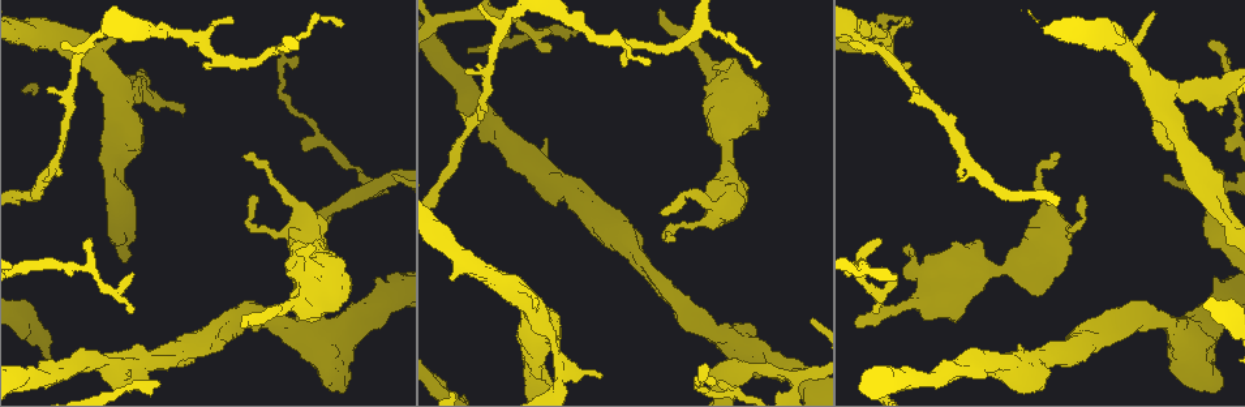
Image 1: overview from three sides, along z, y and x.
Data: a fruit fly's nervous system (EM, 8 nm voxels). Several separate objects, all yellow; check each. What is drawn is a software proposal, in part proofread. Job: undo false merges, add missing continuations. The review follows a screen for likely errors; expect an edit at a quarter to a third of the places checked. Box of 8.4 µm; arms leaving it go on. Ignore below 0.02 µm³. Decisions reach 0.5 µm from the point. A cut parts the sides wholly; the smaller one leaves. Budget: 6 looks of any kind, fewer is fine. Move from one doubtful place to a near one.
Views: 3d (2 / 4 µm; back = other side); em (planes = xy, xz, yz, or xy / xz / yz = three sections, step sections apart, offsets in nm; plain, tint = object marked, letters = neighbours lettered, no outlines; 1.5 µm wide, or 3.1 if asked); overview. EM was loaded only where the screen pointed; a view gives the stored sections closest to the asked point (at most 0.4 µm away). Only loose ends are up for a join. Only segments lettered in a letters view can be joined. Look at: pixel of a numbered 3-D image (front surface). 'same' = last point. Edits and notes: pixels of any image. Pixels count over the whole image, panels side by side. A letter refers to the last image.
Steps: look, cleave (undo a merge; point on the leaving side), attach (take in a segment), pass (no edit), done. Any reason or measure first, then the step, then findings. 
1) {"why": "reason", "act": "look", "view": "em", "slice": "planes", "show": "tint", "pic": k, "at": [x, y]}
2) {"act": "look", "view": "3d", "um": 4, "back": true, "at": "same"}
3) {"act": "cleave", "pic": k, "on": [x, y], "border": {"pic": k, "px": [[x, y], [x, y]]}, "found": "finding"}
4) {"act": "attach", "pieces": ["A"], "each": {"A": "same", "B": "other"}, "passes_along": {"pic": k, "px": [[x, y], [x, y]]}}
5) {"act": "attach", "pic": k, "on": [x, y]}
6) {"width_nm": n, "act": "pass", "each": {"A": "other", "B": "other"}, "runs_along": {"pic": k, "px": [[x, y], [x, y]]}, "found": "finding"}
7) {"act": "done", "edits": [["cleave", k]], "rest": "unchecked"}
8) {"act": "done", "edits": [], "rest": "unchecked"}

{"why": "free end", "act": "look", "view": "3d", "um": 4, "pic": 1, "at": [663, 213]}

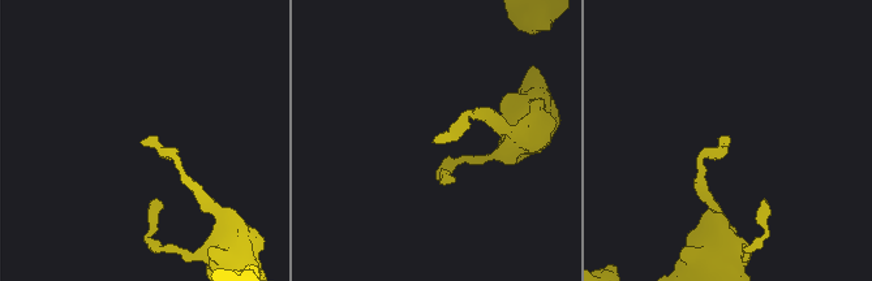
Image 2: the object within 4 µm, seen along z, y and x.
{"why": "now the EM", "act": "look", "view": "em", "slice": "planes", "show": "letters", "pic": 2, "at": [435, 143]}

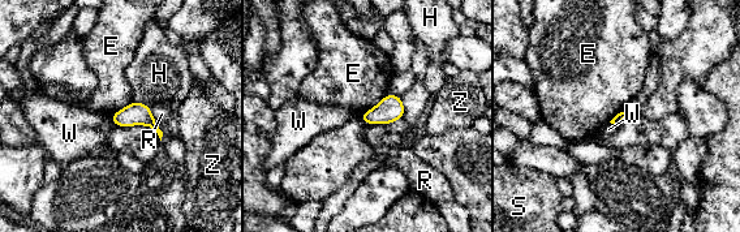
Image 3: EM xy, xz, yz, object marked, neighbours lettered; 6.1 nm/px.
{"act": "pass", "each": {"E": "other", "H": "other", "R": "other", "S": "other", "W": "other", "Z": "other"}, "found": "none of them fits"}

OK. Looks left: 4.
{"act": "look", "view": "3d", "um": 2, "back": true, "pic": 1, "at": [866, 33]}

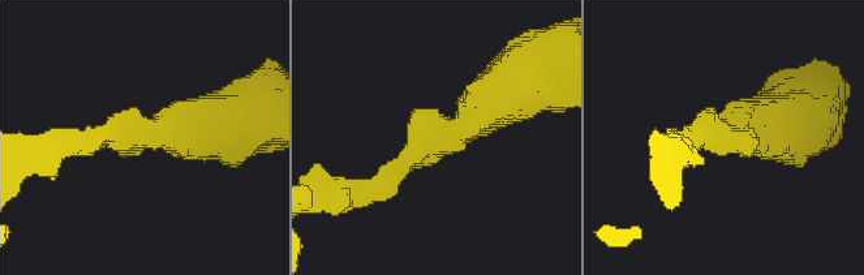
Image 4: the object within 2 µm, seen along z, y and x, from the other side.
{"arm_widths_nm": [220, 440], "why": "now the EM", "act": "look", "view": "em", "slice": "xz", "step": 8, "show": "tint", "pic": 4, "at": [722, 140]}

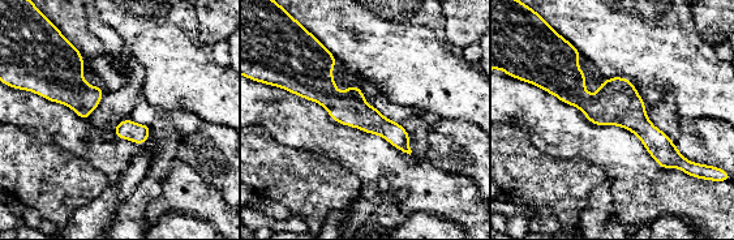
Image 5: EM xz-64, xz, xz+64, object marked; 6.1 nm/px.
{"act": "look", "view": "em", "slice": "xy", "step": 4, "show": "letters", "at": "same"}

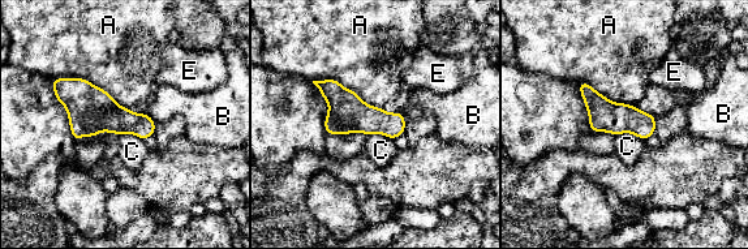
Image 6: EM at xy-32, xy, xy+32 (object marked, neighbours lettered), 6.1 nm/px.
{"longest_contact_nm": ["A", 500], "act": "pass", "each": {"A": "other", "B": "other", "C": "other", "E": "other"}, "found": "all the same neuron"}

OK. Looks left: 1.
{"why": "free end", "act": "look", "view": "em", "slice": "planes", "show": "letters", "pic": 1, "at": [1221, 177]}

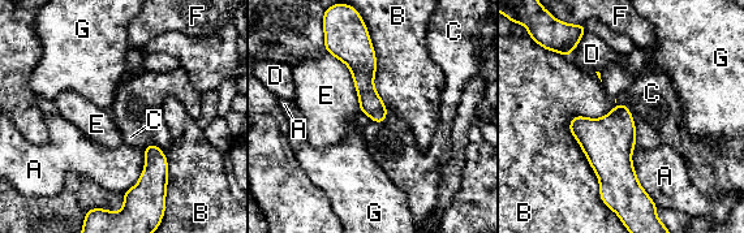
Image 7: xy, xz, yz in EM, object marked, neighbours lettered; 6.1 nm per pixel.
{"act": "pass", "each": {"A": "other", "B": "other", "C": "other", "D": "other", "E": "other", "F": "other", "G": "other"}, "border": {"pic": 7, "px": [[387, 109], [383, 121], [372, 121]]}, "found": "none of them fits"}

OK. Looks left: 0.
{"act": "done", "edits": [], "rest": "unchecked"}

